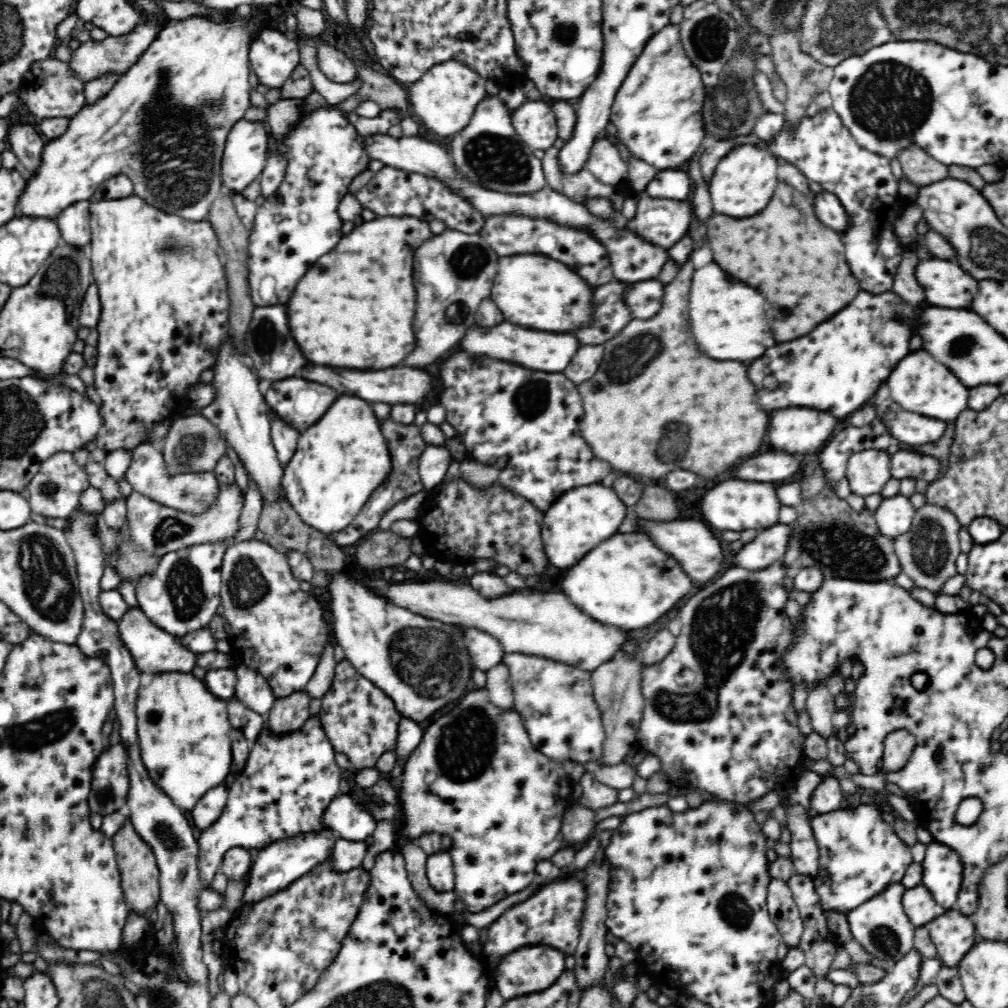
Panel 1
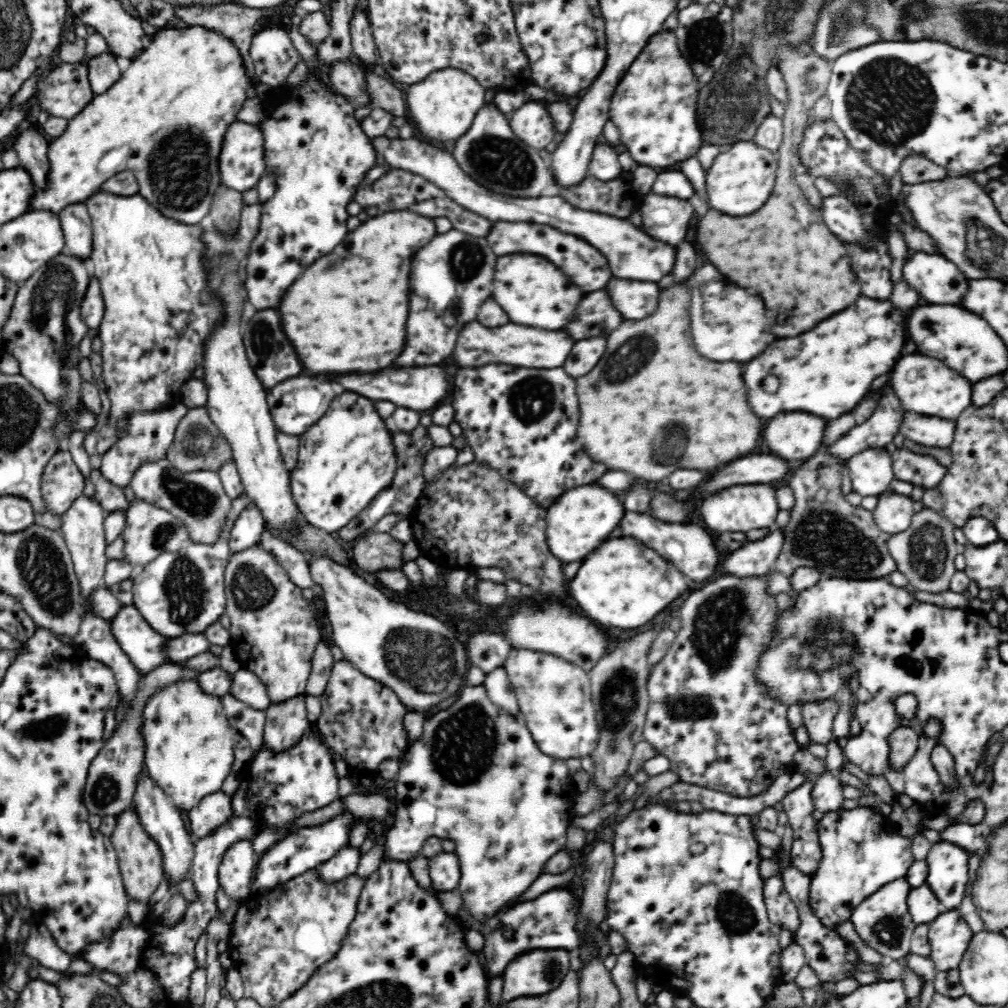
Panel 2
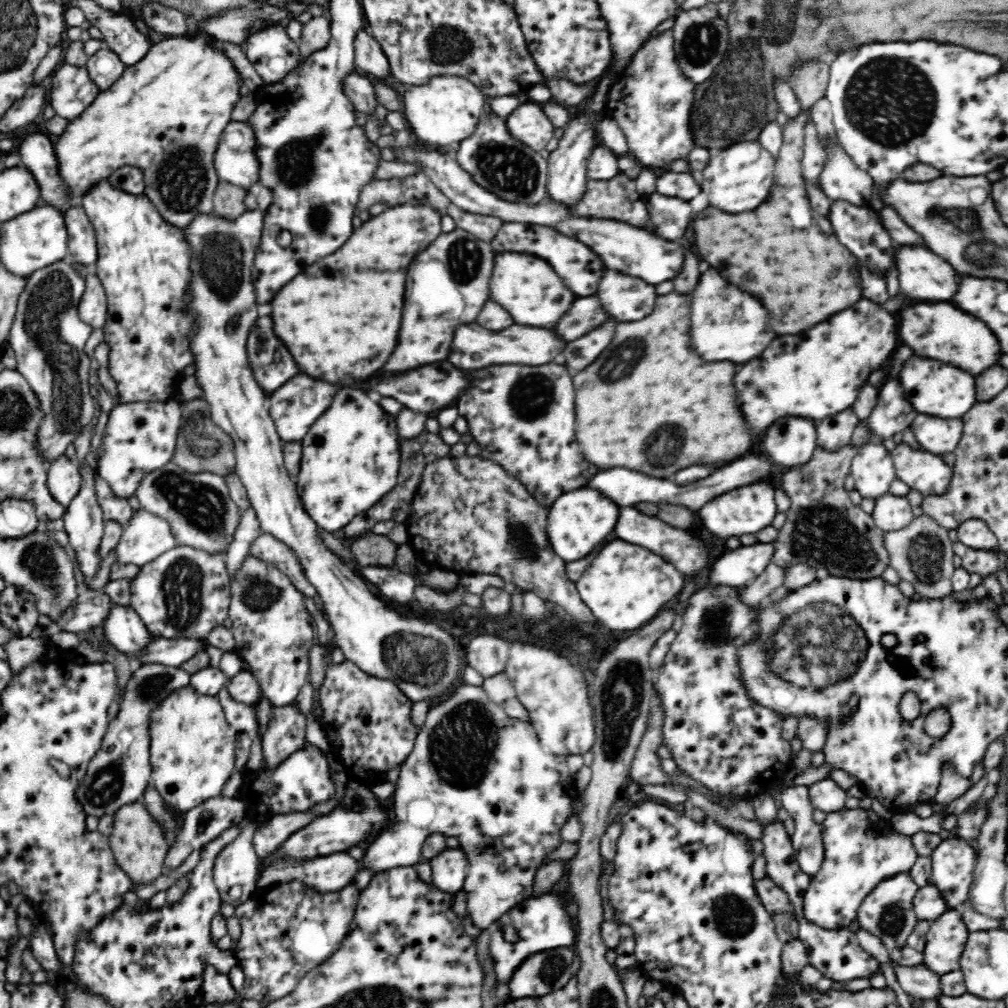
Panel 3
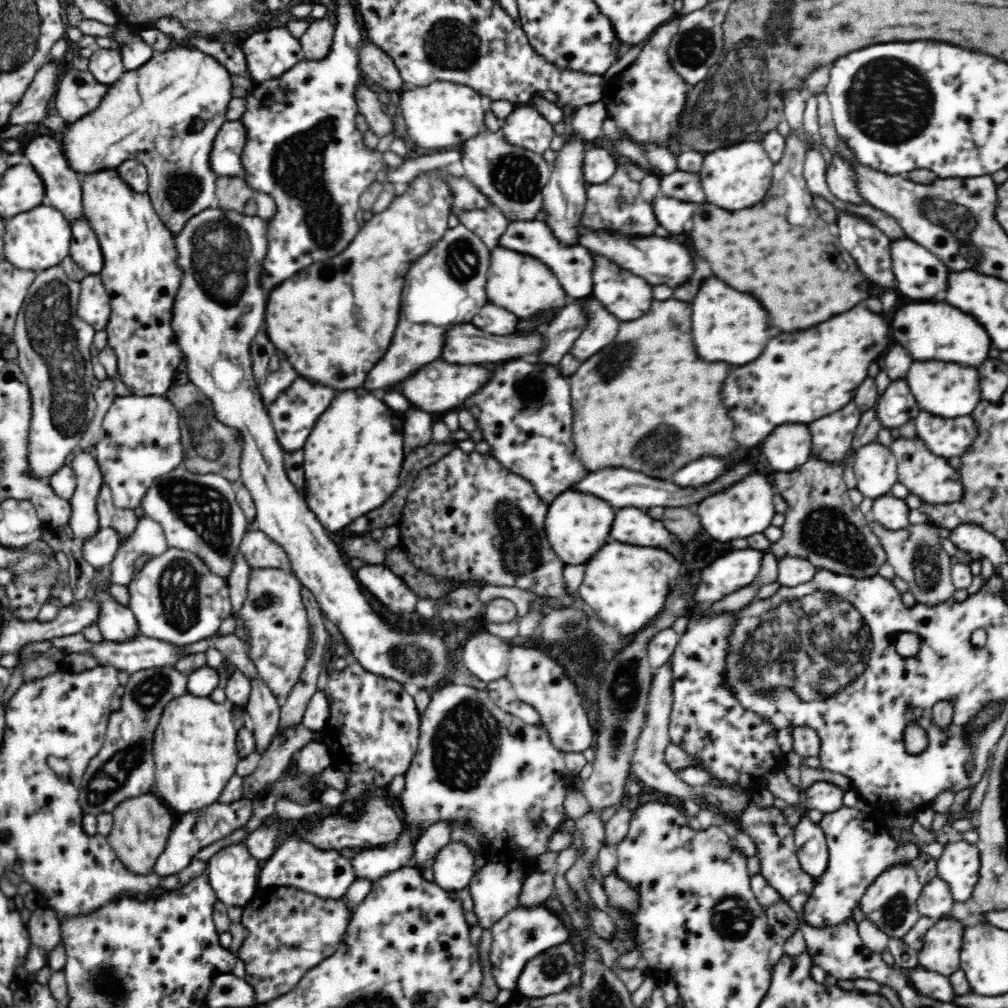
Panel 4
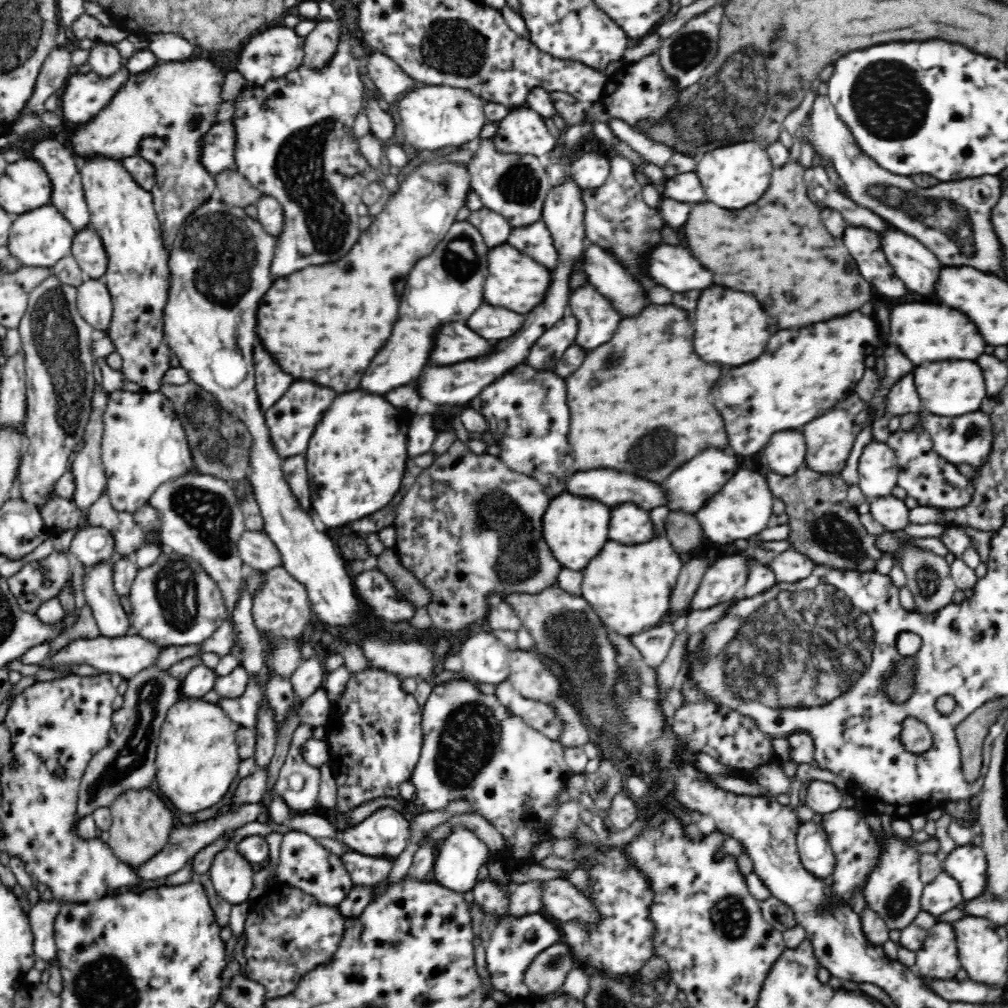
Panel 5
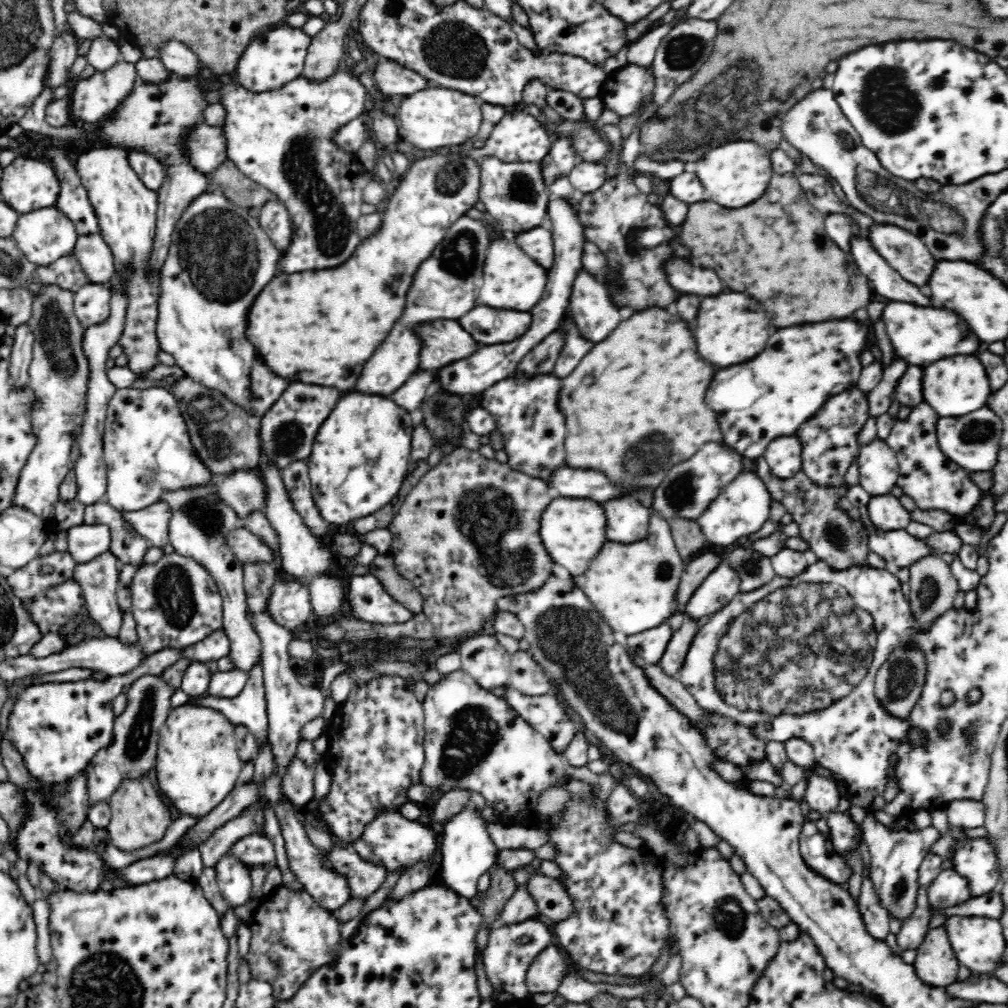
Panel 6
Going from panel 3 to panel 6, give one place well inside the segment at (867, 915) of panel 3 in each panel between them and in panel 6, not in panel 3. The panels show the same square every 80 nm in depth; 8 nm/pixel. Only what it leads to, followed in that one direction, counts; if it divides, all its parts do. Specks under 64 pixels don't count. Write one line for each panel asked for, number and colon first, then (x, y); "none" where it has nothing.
4: (889, 903)
5: (893, 891)
6: (896, 855)

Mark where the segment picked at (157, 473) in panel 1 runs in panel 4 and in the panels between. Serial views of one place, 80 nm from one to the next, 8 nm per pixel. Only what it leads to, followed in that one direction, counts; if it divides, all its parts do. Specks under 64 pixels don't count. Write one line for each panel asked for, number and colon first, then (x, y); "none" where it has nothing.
2: (199, 498)
3: (201, 513)
4: (199, 512)

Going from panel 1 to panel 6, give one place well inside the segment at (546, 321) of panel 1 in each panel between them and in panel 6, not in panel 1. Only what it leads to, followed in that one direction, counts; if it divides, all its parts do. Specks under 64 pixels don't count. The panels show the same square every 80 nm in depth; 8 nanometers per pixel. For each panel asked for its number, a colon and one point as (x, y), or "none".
2: (534, 292)
3: (528, 287)
4: (524, 285)
5: (515, 281)
6: (512, 281)

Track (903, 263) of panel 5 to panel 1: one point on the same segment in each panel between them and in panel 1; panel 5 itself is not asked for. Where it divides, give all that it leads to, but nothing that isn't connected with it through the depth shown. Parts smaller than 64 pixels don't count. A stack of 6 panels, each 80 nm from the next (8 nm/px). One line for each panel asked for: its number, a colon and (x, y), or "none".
1: (946, 284)
2: (934, 277)
3: (922, 274)
4: (918, 273)

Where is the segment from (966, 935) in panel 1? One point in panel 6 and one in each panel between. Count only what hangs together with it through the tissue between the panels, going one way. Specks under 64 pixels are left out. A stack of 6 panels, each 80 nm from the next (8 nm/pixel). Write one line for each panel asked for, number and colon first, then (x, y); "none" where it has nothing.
2: (949, 935)
3: (946, 938)
4: (940, 953)
5: (939, 957)
6: (936, 963)

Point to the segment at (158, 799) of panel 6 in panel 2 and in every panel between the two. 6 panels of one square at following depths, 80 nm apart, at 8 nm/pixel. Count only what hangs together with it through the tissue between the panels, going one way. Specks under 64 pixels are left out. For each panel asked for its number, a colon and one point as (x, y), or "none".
2: (140, 862)
3: (140, 848)
4: (141, 826)
5: (142, 822)

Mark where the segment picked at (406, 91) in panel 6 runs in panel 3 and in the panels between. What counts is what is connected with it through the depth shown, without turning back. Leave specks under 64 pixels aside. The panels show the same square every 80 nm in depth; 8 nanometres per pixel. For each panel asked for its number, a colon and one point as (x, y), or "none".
3: (369, 59)
4: (377, 67)
5: (388, 79)

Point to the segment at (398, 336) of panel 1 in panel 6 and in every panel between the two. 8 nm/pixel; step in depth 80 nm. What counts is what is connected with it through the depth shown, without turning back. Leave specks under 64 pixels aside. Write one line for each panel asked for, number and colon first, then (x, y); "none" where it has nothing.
2: (355, 320)
3: (340, 318)
4: (334, 323)
5: (325, 323)
6: (320, 326)

